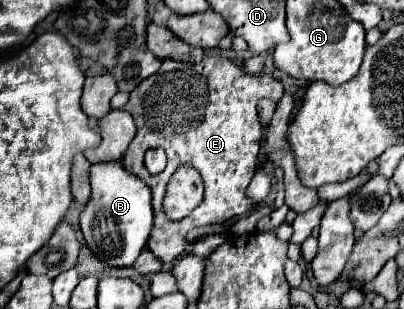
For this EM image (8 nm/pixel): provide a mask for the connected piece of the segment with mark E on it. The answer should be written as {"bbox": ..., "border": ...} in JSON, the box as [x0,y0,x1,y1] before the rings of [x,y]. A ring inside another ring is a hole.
{"bbox":[122,55,284,263],"border":[[[208,55],[208,57],[204,57],[204,59],[202,59],[200,63],[196,63],[196,65],[190,65],[190,63],[182,63],[182,61],[172,61],[172,59],[166,59],[166,61],[162,61],[162,67],[160,67],[160,71],[158,71],[158,73],[154,73],[154,77],[148,77],[146,81],[142,81],[142,83],[140,83],[140,85],[138,85],[138,87],[136,87],[136,89],[134,89],[134,91],[130,93],[130,101],[126,103],[126,107],[124,107],[124,109],[126,109],[126,111],[128,111],[128,113],[130,113],[132,117],[134,117],[134,121],[136,121],[136,129],[138,129],[138,131],[136,131],[136,137],[134,137],[134,141],[132,141],[130,145],[128,145],[128,149],[126,149],[126,153],[124,153],[124,159],[122,159],[122,163],[124,163],[124,167],[126,167],[126,169],[128,169],[130,173],[134,173],[134,175],[138,175],[140,179],[144,179],[144,181],[146,181],[146,185],[148,185],[148,187],[152,189],[152,207],[154,207],[154,229],[152,229],[152,233],[150,233],[150,241],[148,241],[148,249],[150,249],[150,251],[152,251],[152,253],[154,253],[154,255],[156,255],[156,257],[158,257],[160,261],[164,261],[164,263],[172,263],[172,261],[176,261],[178,257],[182,257],[182,255],[186,255],[186,253],[188,253],[188,249],[190,249],[190,247],[186,245],[186,233],[188,233],[190,229],[194,229],[194,227],[200,227],[200,225],[214,225],[214,223],[224,223],[224,221],[230,221],[230,219],[236,219],[236,217],[242,217],[242,215],[246,215],[248,211],[252,211],[252,209],[256,207],[256,203],[252,203],[252,201],[250,201],[250,199],[246,197],[246,187],[248,187],[248,183],[250,183],[250,181],[252,181],[252,177],[254,177],[254,167],[256,167],[256,157],[258,157],[258,151],[260,151],[260,141],[262,141],[262,137],[264,137],[264,127],[262,127],[262,123],[260,123],[260,117],[258,117],[258,101],[260,101],[260,99],[264,99],[264,97],[270,97],[270,99],[276,99],[276,97],[282,97],[282,95],[284,95],[284,87],[282,87],[282,83],[280,83],[278,79],[274,79],[272,75],[246,75],[246,73],[244,73],[244,71],[242,71],[242,69],[240,69],[240,67],[238,67],[236,63],[232,63],[230,59],[224,59],[224,57],[218,57],[218,55]],[[186,69],[192,69],[192,71],[194,71],[194,77],[192,77],[192,75],[188,77],[188,75],[186,75]],[[182,81],[186,81],[186,85],[184,85],[184,87],[180,85]],[[190,93],[194,95],[194,99],[192,99],[192,103],[196,103],[196,105],[192,105],[192,103],[190,103],[188,107],[192,107],[192,109],[182,109],[182,107],[184,107],[184,101],[186,101],[186,99],[190,99]],[[154,147],[160,147],[160,149],[164,149],[164,151],[166,151],[166,157],[168,157],[168,163],[166,163],[166,169],[164,169],[162,173],[158,173],[158,175],[150,175],[150,173],[148,173],[148,169],[144,167],[144,153],[146,153],[148,149],[154,149]],[[182,163],[190,163],[192,167],[196,167],[196,169],[200,171],[200,175],[202,175],[202,179],[204,179],[204,187],[206,187],[206,193],[204,193],[204,201],[202,201],[202,203],[198,205],[198,209],[194,209],[194,211],[192,211],[192,213],[190,213],[190,215],[188,215],[186,219],[182,219],[182,221],[166,221],[166,215],[164,215],[164,211],[162,211],[162,199],[164,199],[164,187],[166,187],[166,183],[168,183],[168,179],[170,179],[170,175],[174,173],[174,169],[176,169],[178,165],[182,165]]]}

